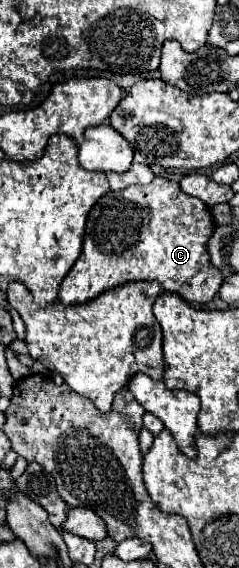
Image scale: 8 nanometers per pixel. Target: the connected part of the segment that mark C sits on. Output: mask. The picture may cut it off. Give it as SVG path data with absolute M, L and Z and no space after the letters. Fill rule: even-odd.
M155 177L149 185L123 189L121 195L109 191L87 217L83 251L61 283L59 301L63 305L89 303L101 293L131 281L159 281L165 291L181 295L187 303L207 303L223 283L221 271L211 265L205 251L213 229L213 217L205 203L185 195L175 181ZM147 207L153 211L153 219L149 219L151 211Z

